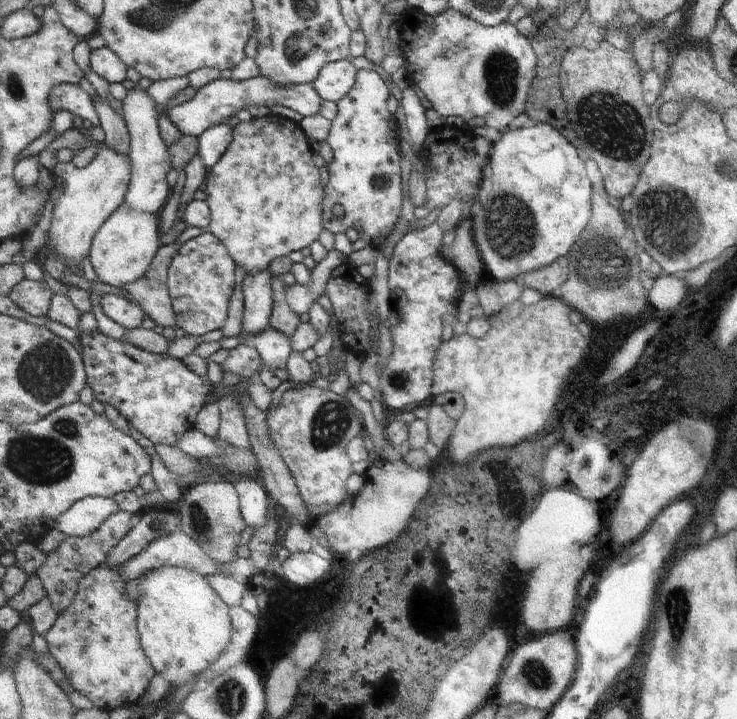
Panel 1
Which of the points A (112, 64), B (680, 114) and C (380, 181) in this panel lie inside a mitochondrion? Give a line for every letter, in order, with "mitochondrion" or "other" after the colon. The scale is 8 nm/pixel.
A: other
B: other
C: mitochondrion

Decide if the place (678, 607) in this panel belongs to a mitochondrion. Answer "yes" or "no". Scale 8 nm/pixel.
yes

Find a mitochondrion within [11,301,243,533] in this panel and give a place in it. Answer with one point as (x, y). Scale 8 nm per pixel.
(47, 370)

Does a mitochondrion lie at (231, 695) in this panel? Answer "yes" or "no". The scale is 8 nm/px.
yes

